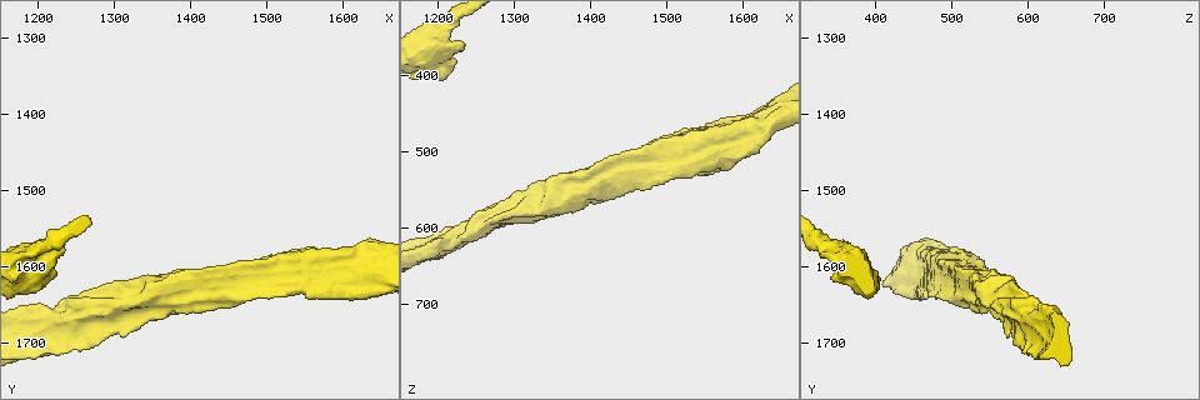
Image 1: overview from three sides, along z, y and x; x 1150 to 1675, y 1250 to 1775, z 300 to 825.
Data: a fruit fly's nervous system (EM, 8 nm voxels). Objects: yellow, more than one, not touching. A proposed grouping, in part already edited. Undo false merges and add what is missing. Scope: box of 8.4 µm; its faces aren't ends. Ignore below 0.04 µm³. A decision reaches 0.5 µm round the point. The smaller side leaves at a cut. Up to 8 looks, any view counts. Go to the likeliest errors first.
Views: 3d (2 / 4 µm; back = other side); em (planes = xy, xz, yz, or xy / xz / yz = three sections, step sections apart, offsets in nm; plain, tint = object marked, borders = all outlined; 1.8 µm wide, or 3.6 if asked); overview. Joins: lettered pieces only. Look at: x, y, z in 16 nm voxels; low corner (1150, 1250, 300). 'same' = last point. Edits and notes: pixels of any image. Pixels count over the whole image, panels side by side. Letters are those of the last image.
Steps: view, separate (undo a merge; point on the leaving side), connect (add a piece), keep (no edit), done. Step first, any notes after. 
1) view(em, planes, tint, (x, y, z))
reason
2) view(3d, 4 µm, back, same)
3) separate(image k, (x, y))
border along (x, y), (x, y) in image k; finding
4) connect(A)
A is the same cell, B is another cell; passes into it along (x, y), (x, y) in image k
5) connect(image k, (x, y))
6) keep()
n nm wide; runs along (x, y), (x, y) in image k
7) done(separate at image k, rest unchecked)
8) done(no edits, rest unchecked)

view(em, planes, tint, (1215, 1675, 615))
a fork

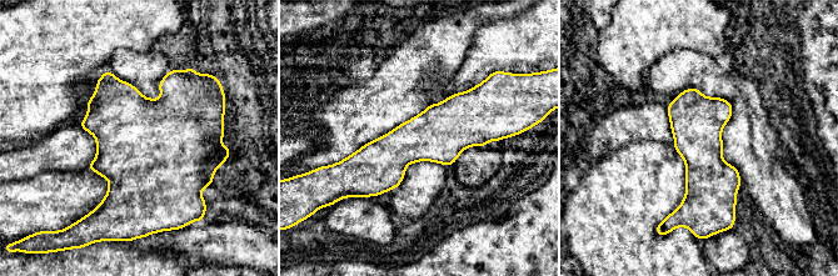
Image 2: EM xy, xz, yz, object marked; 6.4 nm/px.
view(em, planes, borders, same)

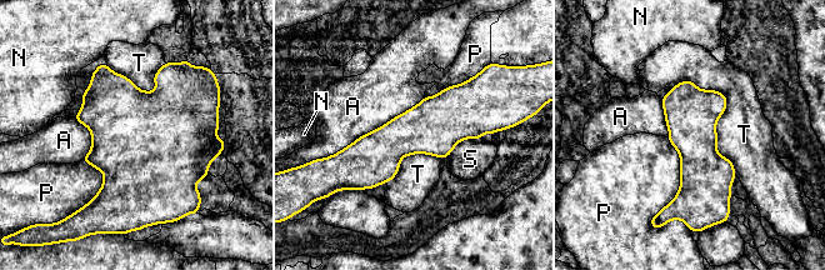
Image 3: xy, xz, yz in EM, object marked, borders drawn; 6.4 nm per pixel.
keep()
A, N, P, S and T are other cells; runs along (489, 125), (343, 154) in image 3; one neuron here

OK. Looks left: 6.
view(3d, 4 µm, (1235, 1570, 360))
thick end

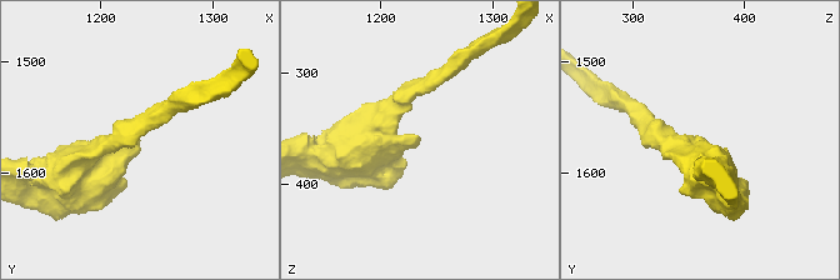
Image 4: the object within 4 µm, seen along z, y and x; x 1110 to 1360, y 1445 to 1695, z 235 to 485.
view(em, planes, borders, (1234, 1570, 358))

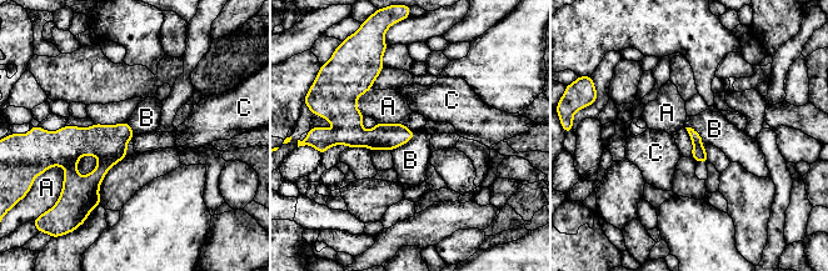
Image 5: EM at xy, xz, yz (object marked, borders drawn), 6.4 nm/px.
keep()
A, B and C are other cells; no lettered piece goes on from it

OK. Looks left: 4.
view(em, planes, borders, (1310, 1695, 570))
branch stops here

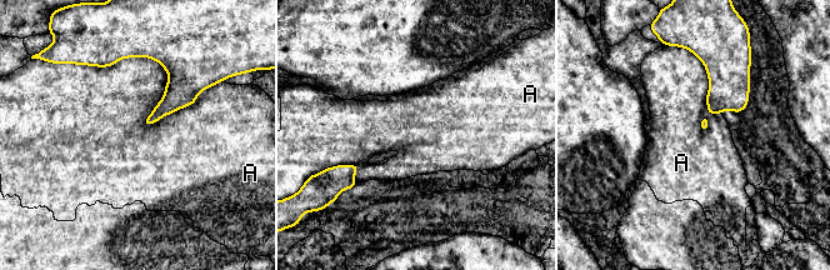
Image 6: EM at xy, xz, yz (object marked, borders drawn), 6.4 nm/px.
keep()
A touches over 750 nm; A is another cell; no lettered piece goes on from it

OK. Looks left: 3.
done(no edits, rest unchecked)

